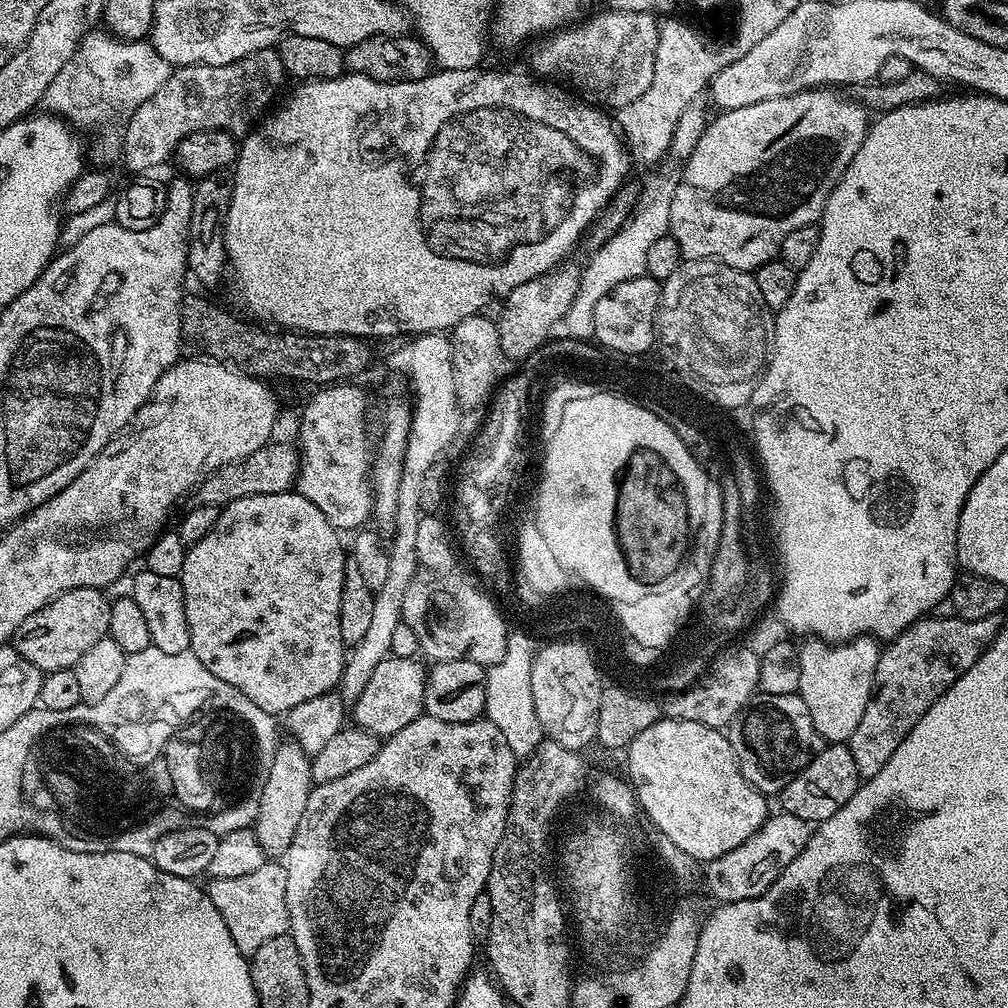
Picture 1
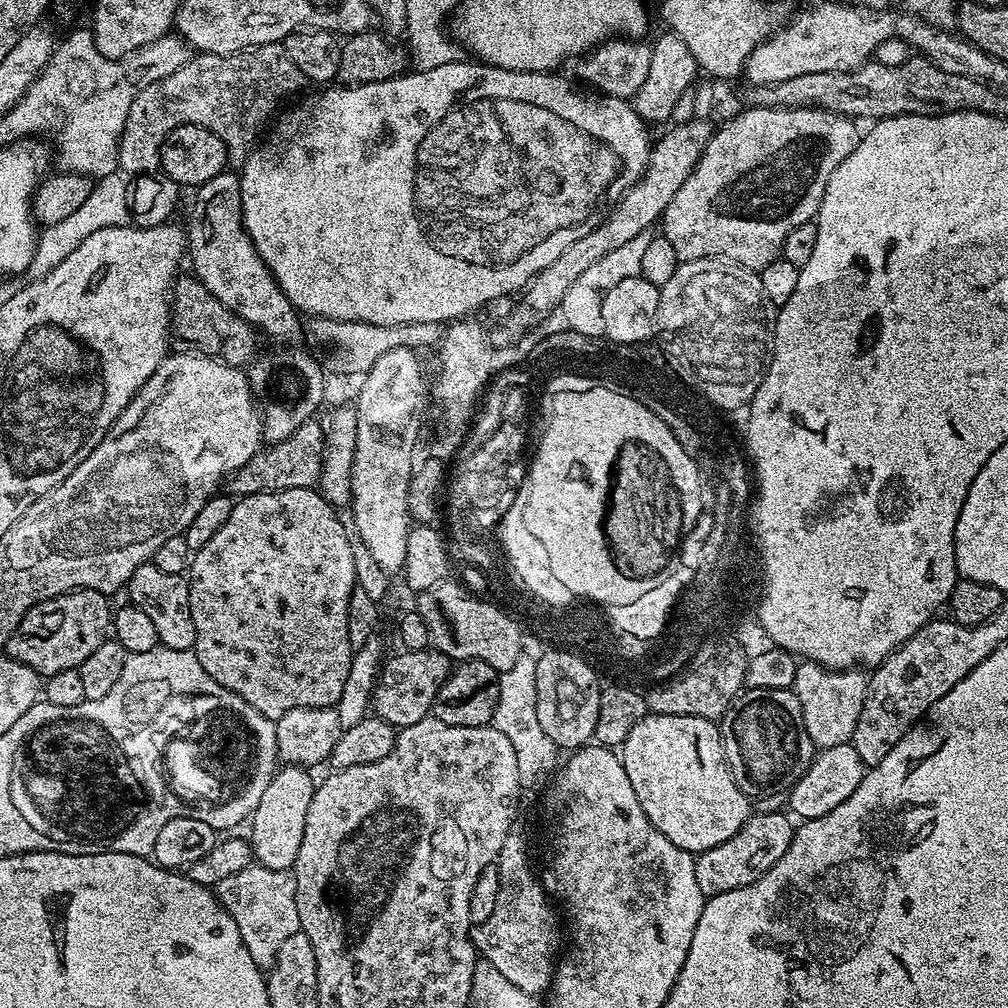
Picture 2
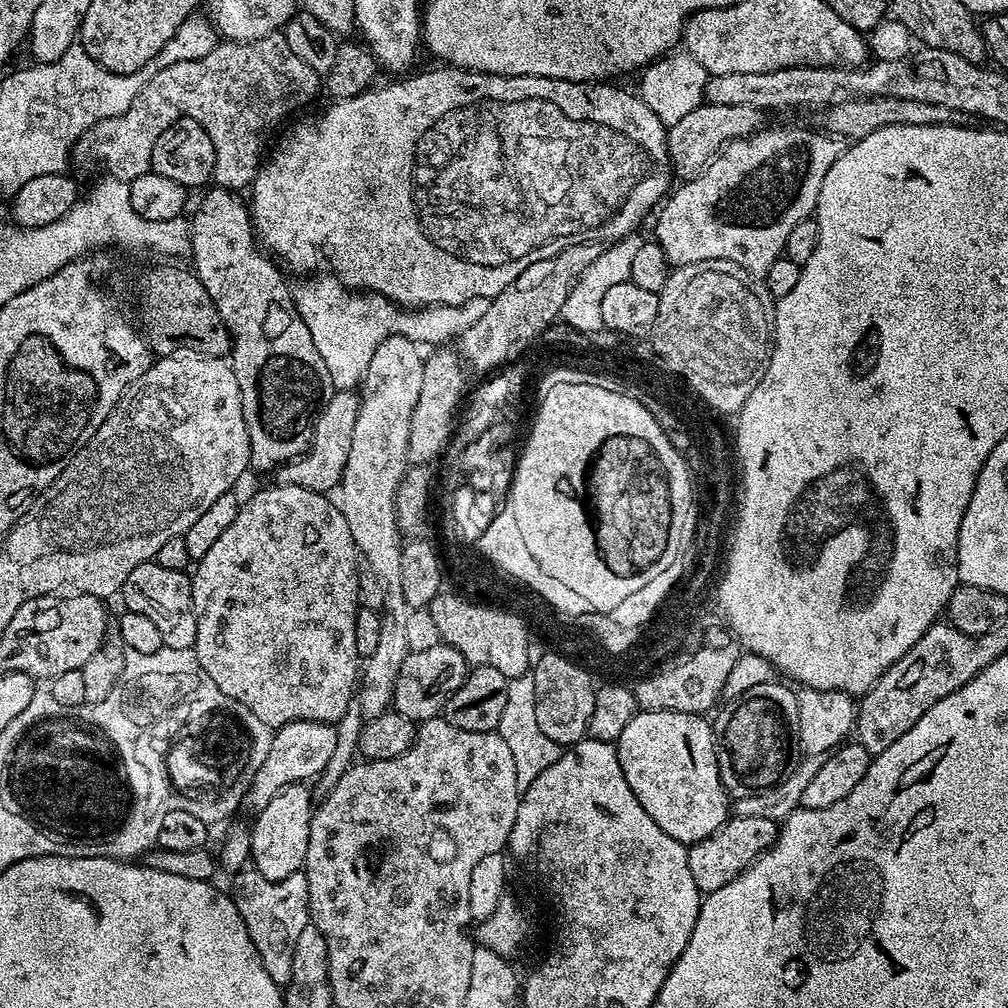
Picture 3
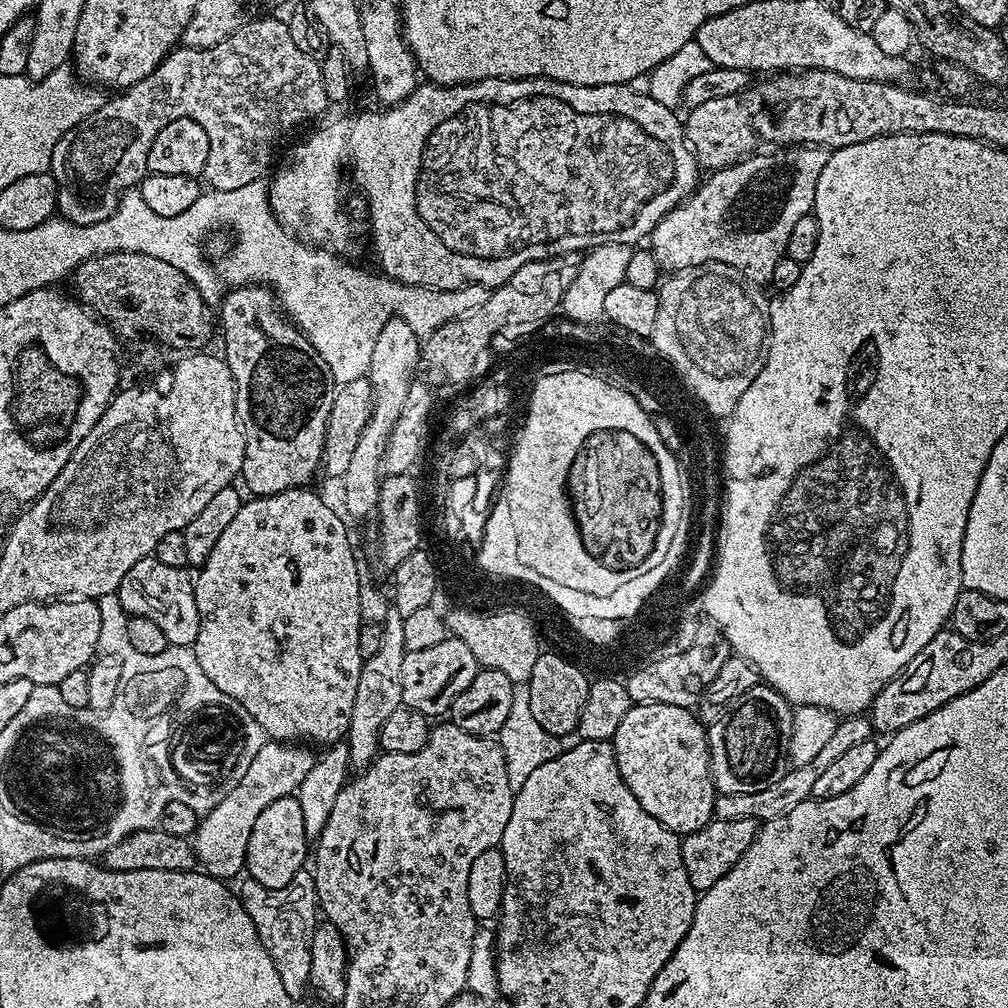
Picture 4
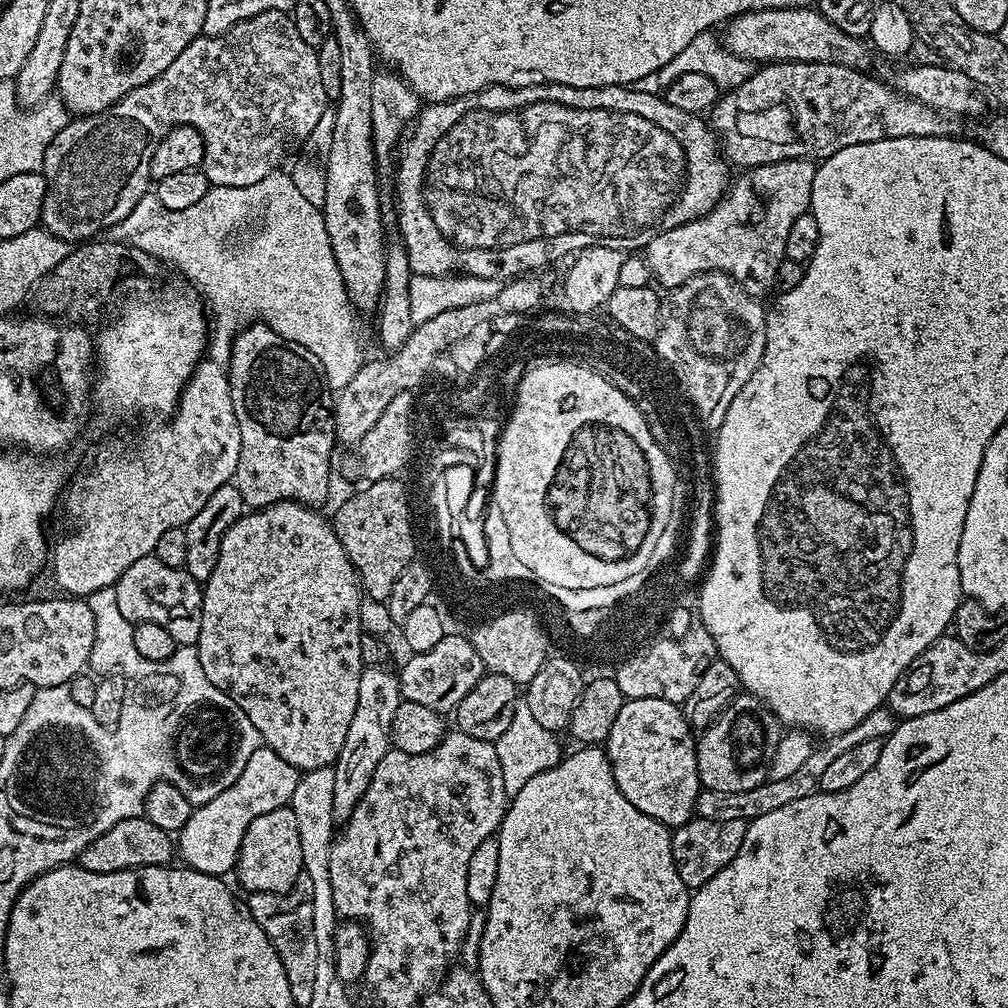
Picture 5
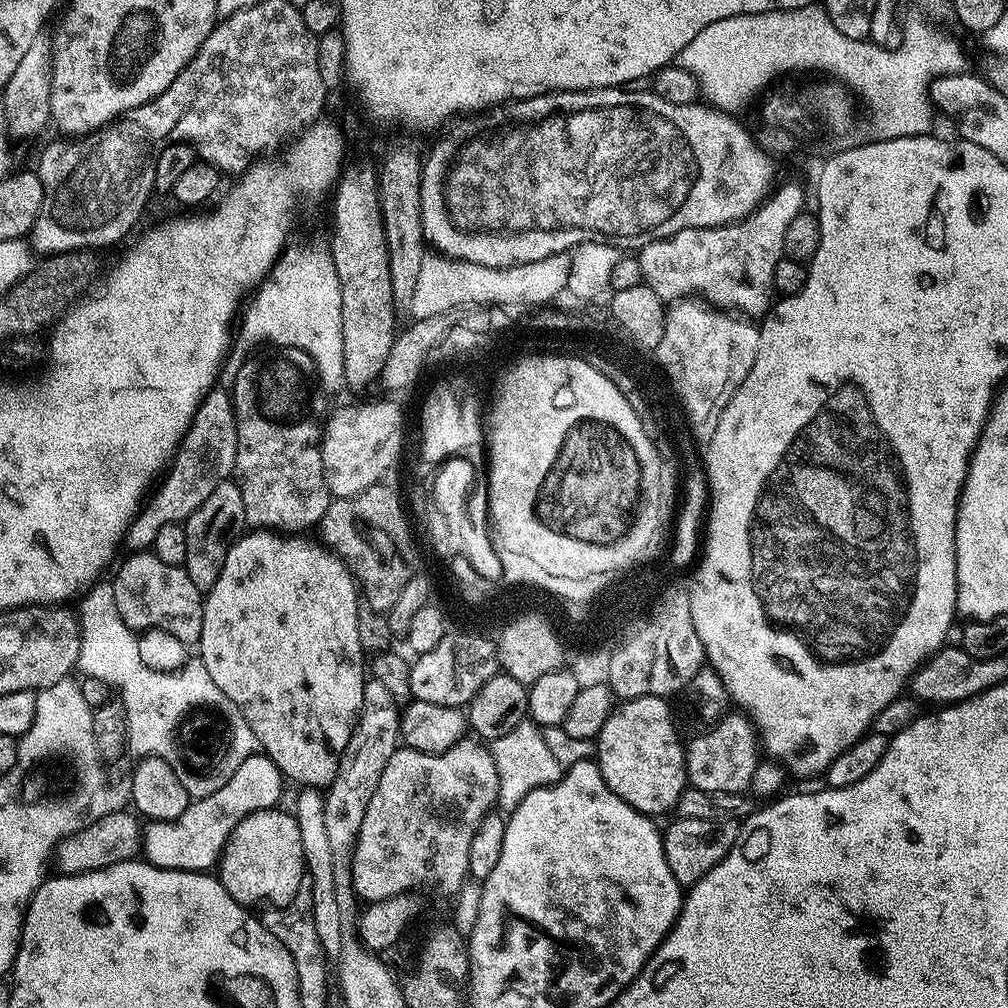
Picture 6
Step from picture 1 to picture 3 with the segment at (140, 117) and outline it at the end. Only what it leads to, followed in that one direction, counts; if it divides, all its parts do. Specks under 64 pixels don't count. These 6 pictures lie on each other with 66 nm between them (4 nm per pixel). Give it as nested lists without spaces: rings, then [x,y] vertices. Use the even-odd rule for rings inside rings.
[[[272,32],[257,40],[220,42],[214,50],[210,50],[210,54],[202,58],[174,62],[172,66],[166,66],[154,74],[154,78],[148,80],[128,110],[120,116],[98,121],[91,130],[84,133],[82,144],[85,144],[84,152],[90,159],[104,164],[103,171],[107,175],[131,182],[151,169],[150,154],[154,150],[154,142],[158,142],[158,134],[162,134],[162,130],[166,130],[166,126],[173,124],[180,116],[189,116],[202,125],[206,134],[210,134],[210,142],[214,142],[212,180],[221,188],[247,189],[260,171],[262,157],[273,139],[272,131],[291,112],[306,107],[319,92],[322,92],[321,73],[306,66],[306,62],[294,54],[294,50],[290,50],[290,42],[286,42],[280,32]]]

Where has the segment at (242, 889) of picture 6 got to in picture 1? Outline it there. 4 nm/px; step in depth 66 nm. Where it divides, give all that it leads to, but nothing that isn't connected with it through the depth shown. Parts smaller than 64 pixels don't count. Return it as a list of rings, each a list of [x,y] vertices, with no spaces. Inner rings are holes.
[[[293,739],[285,741],[285,744],[284,741],[277,743],[274,762],[270,762],[269,770],[264,776],[262,798],[254,823],[256,837],[268,858],[280,858],[287,853],[288,847],[294,842],[294,834],[298,831],[298,822],[302,822],[306,798],[310,798],[314,787],[309,753],[304,752],[302,746],[298,746]]]

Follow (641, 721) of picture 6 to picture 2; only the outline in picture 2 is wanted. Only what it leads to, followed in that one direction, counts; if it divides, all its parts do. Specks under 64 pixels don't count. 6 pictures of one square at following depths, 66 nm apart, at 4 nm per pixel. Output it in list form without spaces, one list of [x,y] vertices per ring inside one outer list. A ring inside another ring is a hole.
[[[644,716],[624,739],[622,759],[626,778],[630,778],[634,794],[638,794],[638,806],[642,806],[653,826],[683,852],[699,854],[714,846],[722,846],[722,842],[726,842],[726,838],[734,838],[748,817],[753,815],[753,805],[752,808],[748,805],[749,793],[743,792],[738,782],[734,782],[734,774],[726,762],[720,724],[715,720],[689,716]]]

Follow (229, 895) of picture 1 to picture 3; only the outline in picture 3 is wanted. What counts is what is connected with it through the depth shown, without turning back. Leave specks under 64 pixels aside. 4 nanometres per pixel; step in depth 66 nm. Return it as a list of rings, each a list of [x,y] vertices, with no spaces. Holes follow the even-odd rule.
[[[241,870],[231,880],[232,901],[234,906],[238,906],[238,914],[242,914],[242,922],[246,922],[248,937],[250,942],[254,942],[254,950],[266,974],[270,974],[276,984],[288,985],[294,966],[294,946],[302,930],[306,930],[310,922],[308,891],[303,871],[290,874],[290,878],[271,880],[262,878],[262,874],[255,870]]]

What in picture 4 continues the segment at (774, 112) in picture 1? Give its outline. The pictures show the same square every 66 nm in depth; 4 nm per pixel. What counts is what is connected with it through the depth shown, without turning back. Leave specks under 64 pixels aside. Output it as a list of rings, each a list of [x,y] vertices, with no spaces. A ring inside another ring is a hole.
[[[797,144],[753,154],[729,168],[715,169],[708,181],[705,179],[691,196],[668,211],[662,222],[658,222],[650,237],[654,258],[668,274],[681,272],[690,266],[719,262],[734,266],[734,270],[741,272],[752,284],[767,285],[774,274],[774,265],[785,256],[790,229],[798,218],[809,215],[815,209],[818,174],[822,174],[822,166],[826,166],[828,158],[829,153],[823,148]]]

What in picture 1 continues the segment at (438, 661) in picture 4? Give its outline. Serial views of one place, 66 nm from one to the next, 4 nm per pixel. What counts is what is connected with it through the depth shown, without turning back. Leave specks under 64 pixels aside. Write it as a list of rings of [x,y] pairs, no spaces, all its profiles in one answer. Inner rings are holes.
[[[389,655],[374,670],[374,675],[366,685],[366,690],[358,694],[356,703],[351,705],[350,716],[355,727],[364,728],[375,736],[387,738],[398,734],[402,726],[410,726],[424,712],[424,695],[428,674],[425,665],[419,664],[419,659],[411,656]]]

